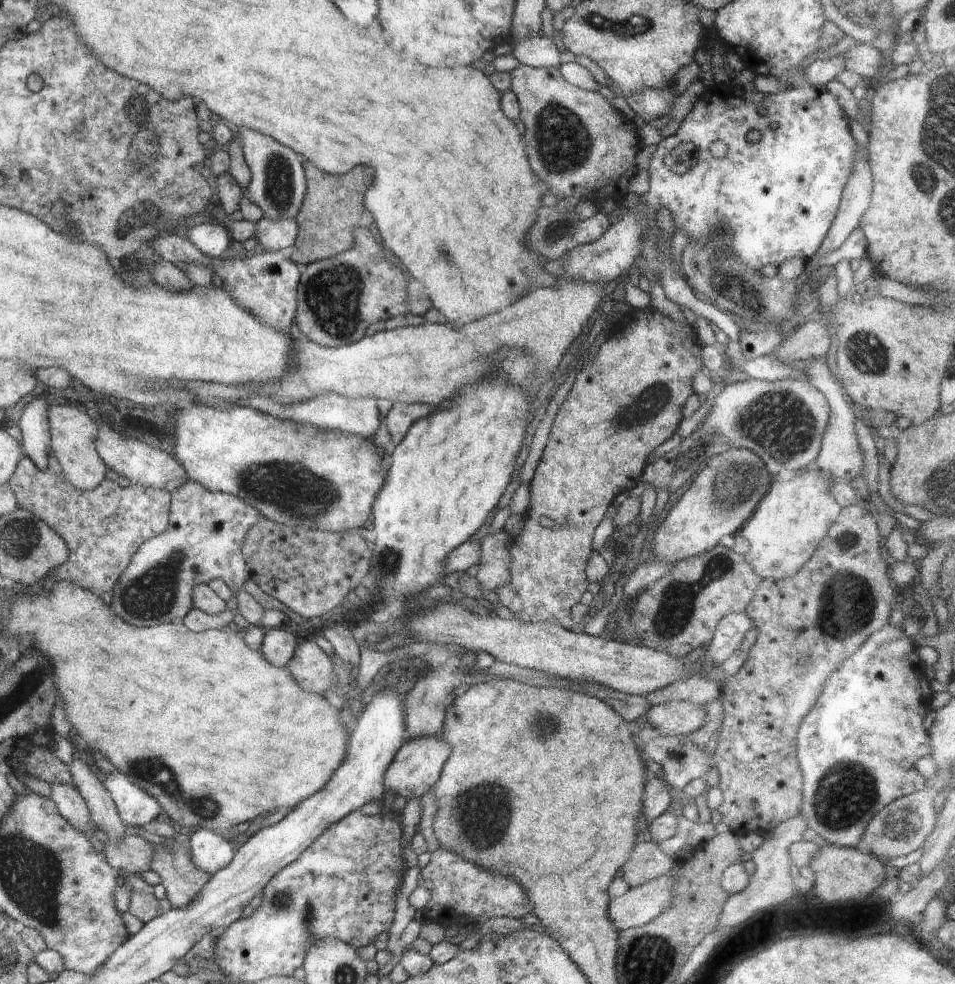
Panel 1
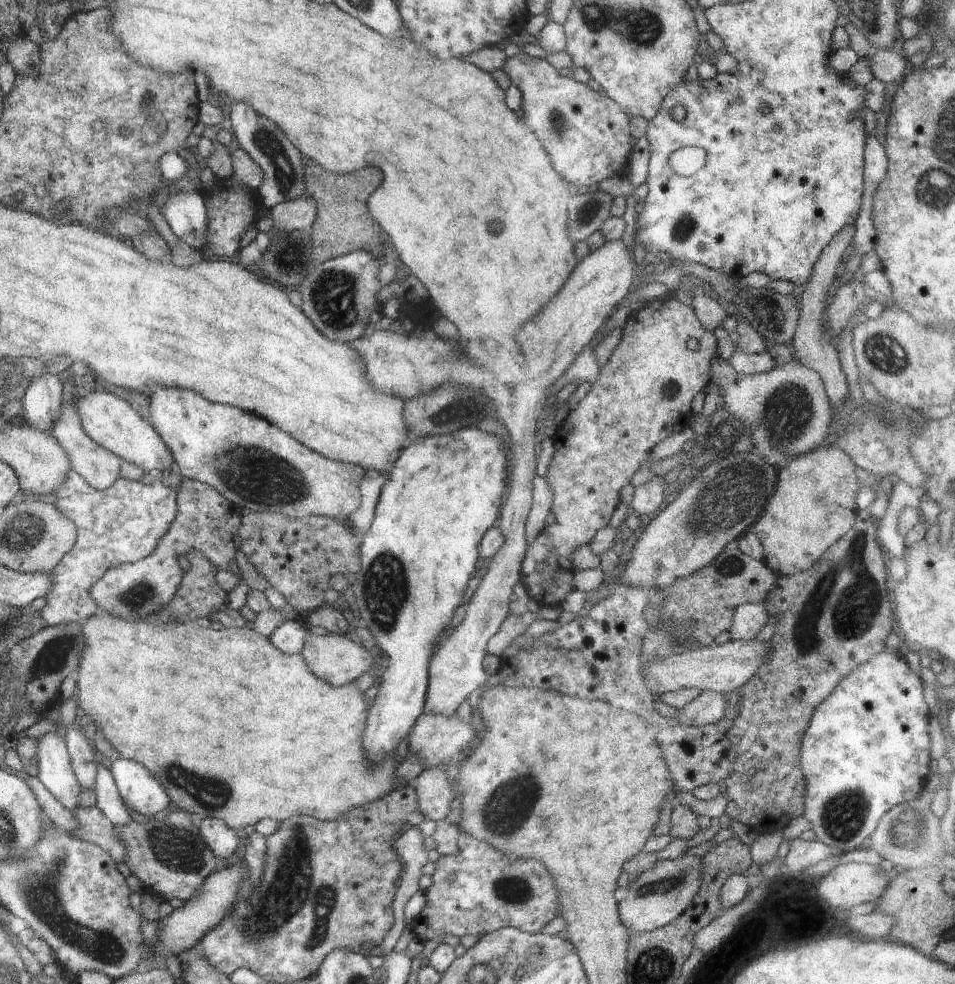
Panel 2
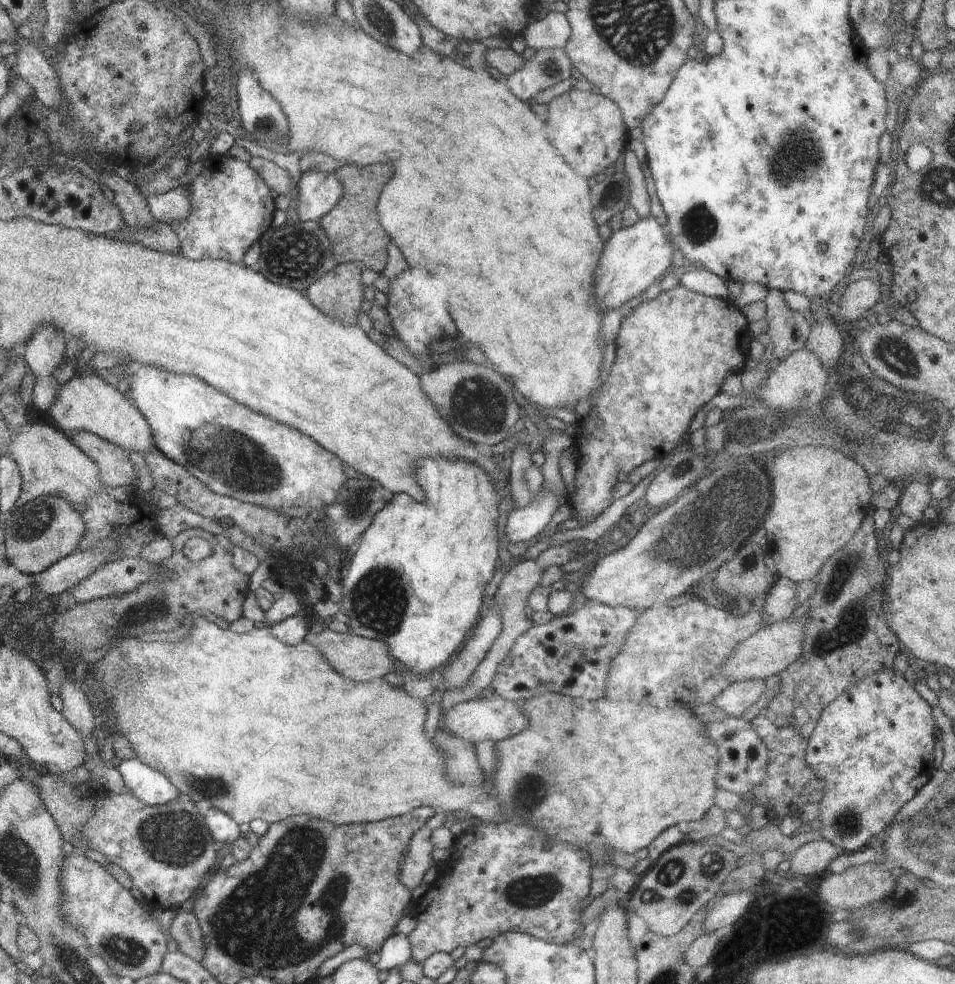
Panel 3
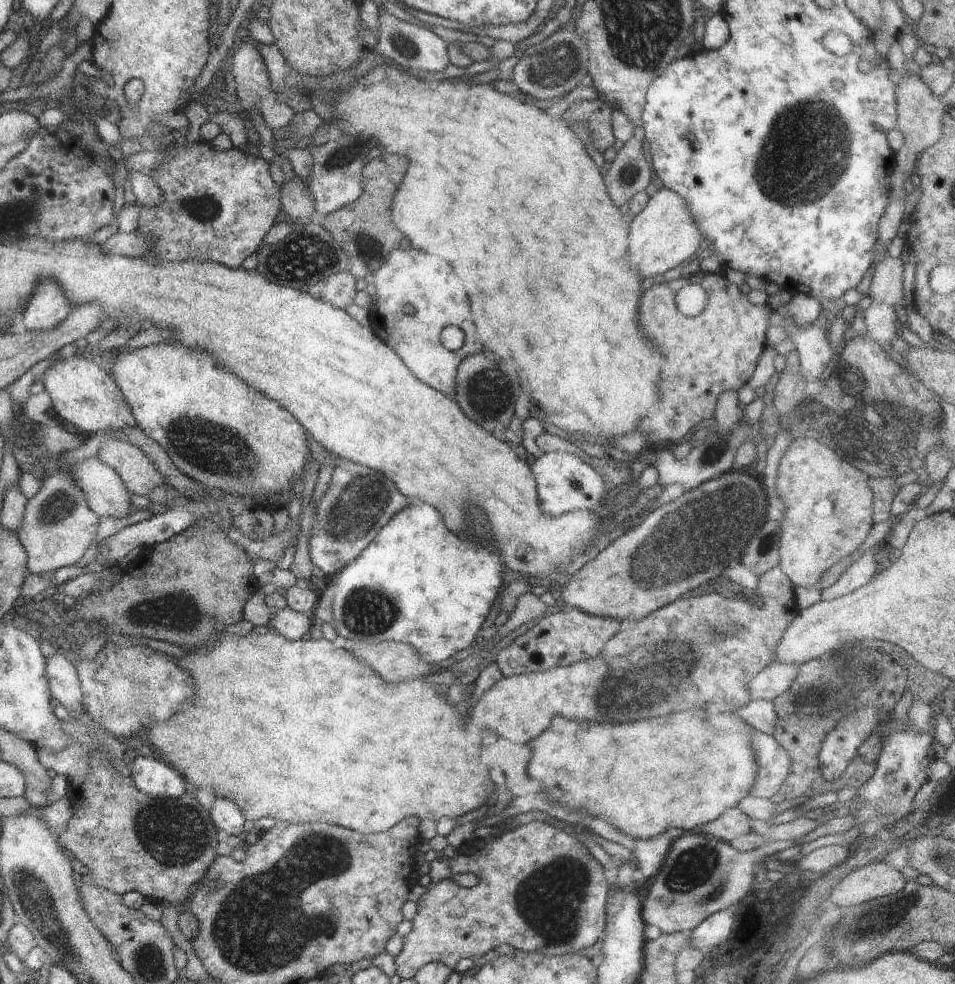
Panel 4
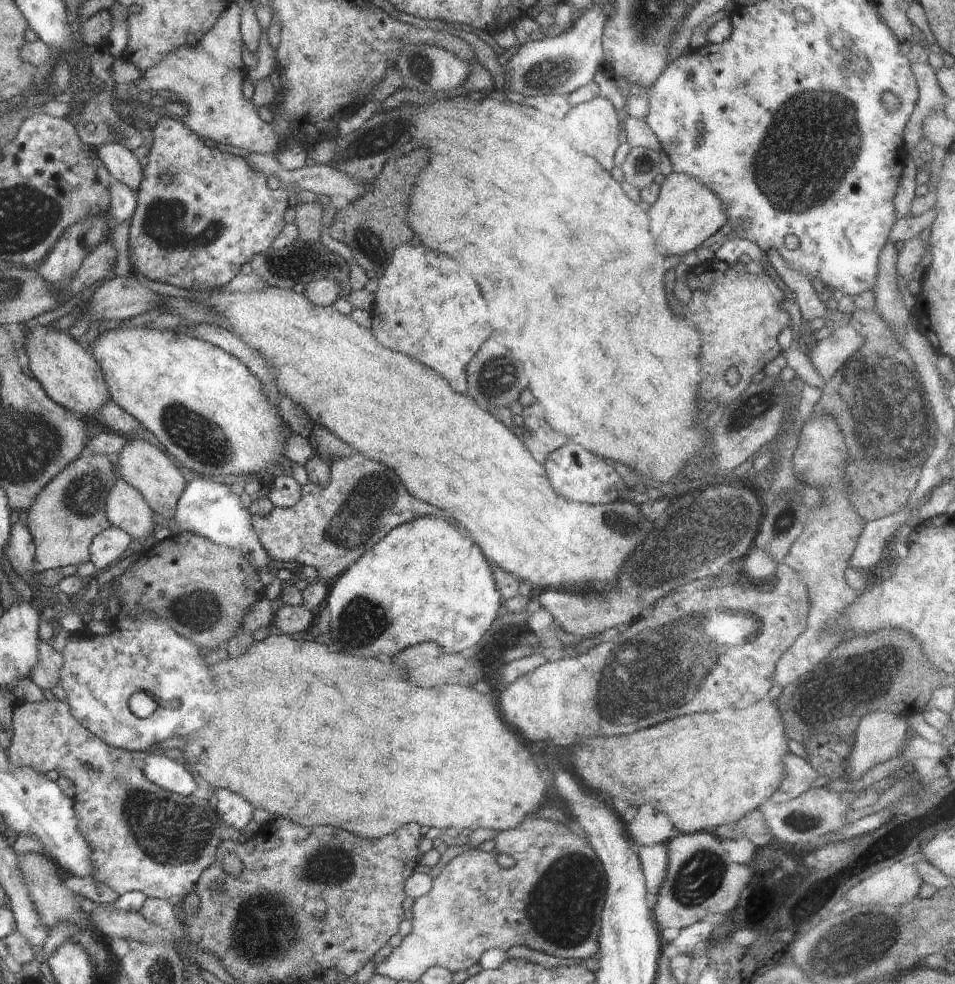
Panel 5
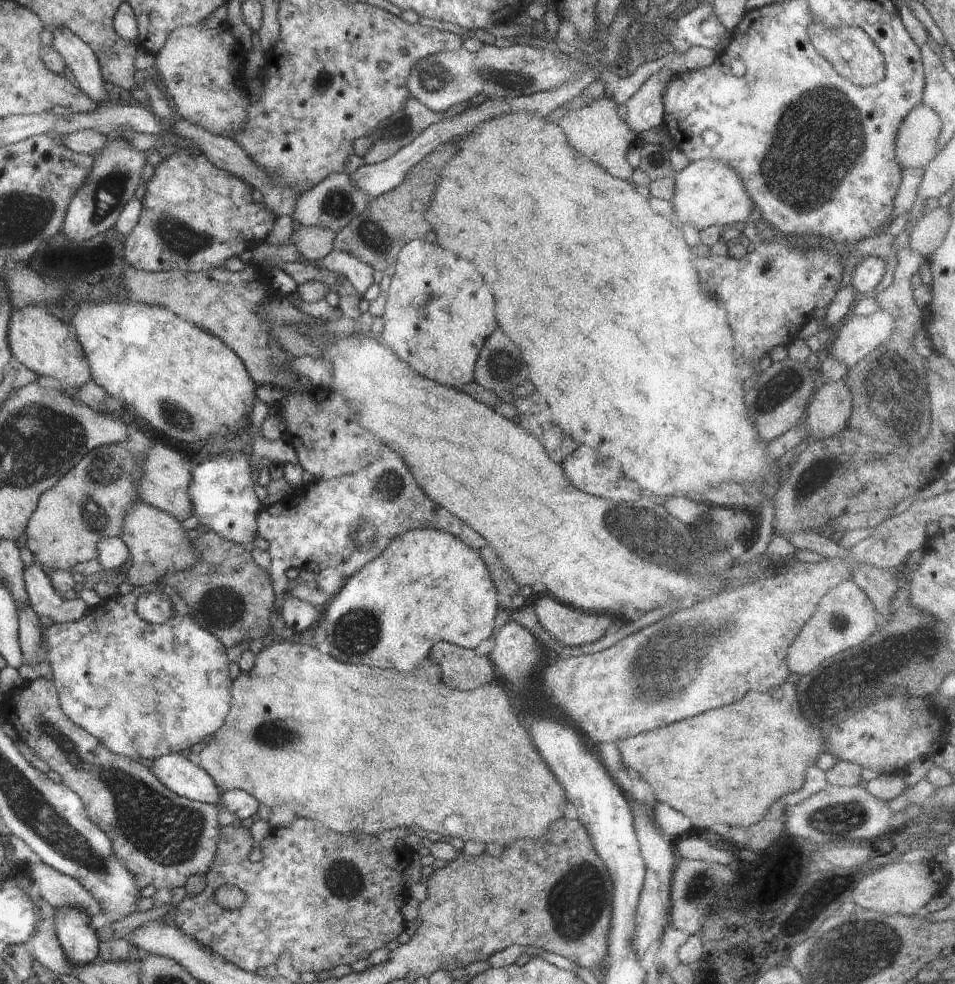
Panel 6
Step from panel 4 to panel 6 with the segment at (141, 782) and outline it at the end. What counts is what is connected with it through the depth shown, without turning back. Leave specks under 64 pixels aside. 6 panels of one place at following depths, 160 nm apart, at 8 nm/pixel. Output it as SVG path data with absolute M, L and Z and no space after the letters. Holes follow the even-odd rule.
M168 754L156 758L150 769L168 790L175 791L178 798L185 798L190 804L214 806L220 799L221 790L195 759Z

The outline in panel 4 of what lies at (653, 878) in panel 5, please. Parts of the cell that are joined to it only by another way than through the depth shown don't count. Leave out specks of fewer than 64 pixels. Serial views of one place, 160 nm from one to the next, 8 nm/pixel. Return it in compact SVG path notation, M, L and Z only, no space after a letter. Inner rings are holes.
M664 832L651 839L636 839L636 860L644 878L656 874L667 857L674 841L674 832Z

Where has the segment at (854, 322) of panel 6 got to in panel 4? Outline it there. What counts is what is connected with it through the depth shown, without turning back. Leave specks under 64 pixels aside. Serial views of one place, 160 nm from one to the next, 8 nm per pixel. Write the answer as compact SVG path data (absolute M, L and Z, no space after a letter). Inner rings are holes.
M776 311L769 314L768 321L770 327L779 327L787 332L787 338L794 343L800 360L799 371L805 374L806 384L818 380L834 355L828 333L813 324L802 327L793 325Z

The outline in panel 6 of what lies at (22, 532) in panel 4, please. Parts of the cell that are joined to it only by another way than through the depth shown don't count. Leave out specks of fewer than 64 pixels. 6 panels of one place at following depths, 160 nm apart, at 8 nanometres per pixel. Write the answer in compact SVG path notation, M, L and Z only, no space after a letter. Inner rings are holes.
M122 442L121 444L112 443L109 445L102 445L96 448L93 448L91 451L88 451L88 454L85 454L77 464L72 467L52 488L46 489L39 498L37 502L36 510L33 512L33 515L30 516L27 522L27 527L25 528L26 532L26 543L25 545L29 548L29 551L32 553L33 562L40 563L42 566L48 566L48 568L53 568L55 571L57 569L66 569L70 570L78 562L86 562L88 560L94 560L98 558L98 544L104 537L118 537L122 530L122 525L125 522L125 514L131 509L131 506L139 500L137 496L137 486L138 483L132 483L132 476L136 469L136 464L132 460L132 455L128 451L126 443Z

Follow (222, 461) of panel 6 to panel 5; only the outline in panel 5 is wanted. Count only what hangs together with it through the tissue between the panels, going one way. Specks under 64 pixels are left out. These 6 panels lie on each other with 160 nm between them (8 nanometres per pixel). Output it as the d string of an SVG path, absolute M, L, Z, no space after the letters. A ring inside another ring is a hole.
M200 477L185 486L171 521L184 531L209 538L213 543L238 549L257 570L263 567L268 570L271 557L260 544L251 518L252 515L243 507L240 497L230 492L228 485L218 483L212 478Z

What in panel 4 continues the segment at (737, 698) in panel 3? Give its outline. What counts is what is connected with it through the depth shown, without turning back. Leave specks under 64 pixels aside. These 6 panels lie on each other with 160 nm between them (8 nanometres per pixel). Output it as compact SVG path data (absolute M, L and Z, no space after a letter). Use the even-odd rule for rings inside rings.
M770 662L748 683L751 700L776 700L792 684L799 666Z

